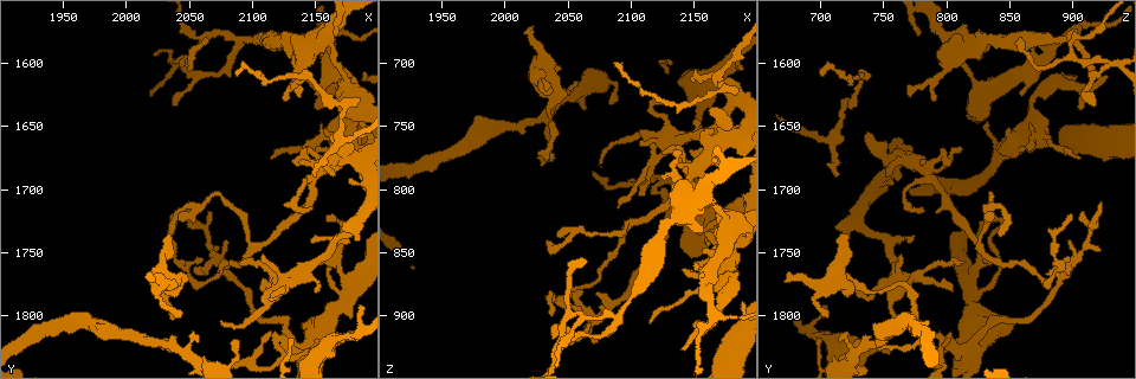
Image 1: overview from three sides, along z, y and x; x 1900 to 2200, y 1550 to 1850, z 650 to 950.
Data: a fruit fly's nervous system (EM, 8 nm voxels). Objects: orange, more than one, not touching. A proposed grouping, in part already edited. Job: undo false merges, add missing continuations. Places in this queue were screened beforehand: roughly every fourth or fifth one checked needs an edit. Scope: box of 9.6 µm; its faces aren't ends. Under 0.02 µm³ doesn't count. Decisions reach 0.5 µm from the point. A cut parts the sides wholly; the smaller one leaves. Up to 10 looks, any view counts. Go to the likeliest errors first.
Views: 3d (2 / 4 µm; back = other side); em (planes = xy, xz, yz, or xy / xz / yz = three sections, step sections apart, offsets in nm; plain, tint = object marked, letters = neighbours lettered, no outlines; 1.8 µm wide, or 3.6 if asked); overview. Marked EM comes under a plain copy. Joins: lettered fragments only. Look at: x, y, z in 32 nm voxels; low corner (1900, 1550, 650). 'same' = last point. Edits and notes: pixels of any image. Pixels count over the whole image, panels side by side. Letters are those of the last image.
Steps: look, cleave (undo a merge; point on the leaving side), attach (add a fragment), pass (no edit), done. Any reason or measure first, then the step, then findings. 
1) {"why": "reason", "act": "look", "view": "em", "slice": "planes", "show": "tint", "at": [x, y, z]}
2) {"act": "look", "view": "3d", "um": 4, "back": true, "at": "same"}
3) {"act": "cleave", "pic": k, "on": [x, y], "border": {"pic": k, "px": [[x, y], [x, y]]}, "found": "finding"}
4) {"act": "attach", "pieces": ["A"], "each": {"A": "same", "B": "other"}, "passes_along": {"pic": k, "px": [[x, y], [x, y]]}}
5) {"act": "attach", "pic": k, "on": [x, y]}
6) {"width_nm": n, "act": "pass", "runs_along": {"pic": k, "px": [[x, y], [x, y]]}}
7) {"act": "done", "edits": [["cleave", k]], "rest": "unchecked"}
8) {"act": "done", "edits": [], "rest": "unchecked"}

{"why": "four or more arms meet", "act": "look", "view": "em", "um": 3.6, "slice": "planes", "show": "letters", "at": [2072, 1758, 900]}

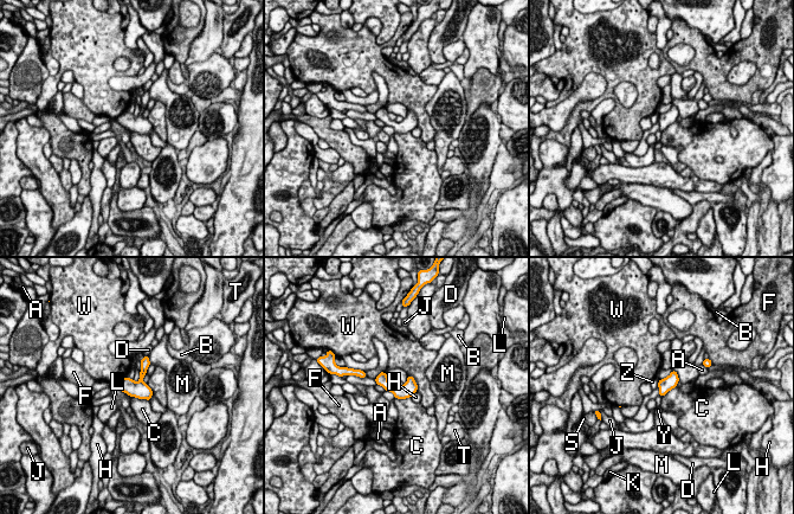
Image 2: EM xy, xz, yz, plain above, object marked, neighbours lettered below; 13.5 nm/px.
{"width_nm": 190, "longest_contact_nm": ["C", 260], "act": "pass", "each": {"A": "other", "B": "other", "C": "other", "D": "other", "F": "other", "H": "other", "J": "other", "K": "other", "L": "other", "M": "other", "S": "other", "T": "other", "W": "other", "Y": "other", "Z": "other"}, "found": "continuous, no second neuron"}

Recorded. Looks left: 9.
{"why": "a fork", "act": "look", "view": "em", "slice": "xz", "step": 16, "show": "tint", "at": [2172, 1672, 764]}

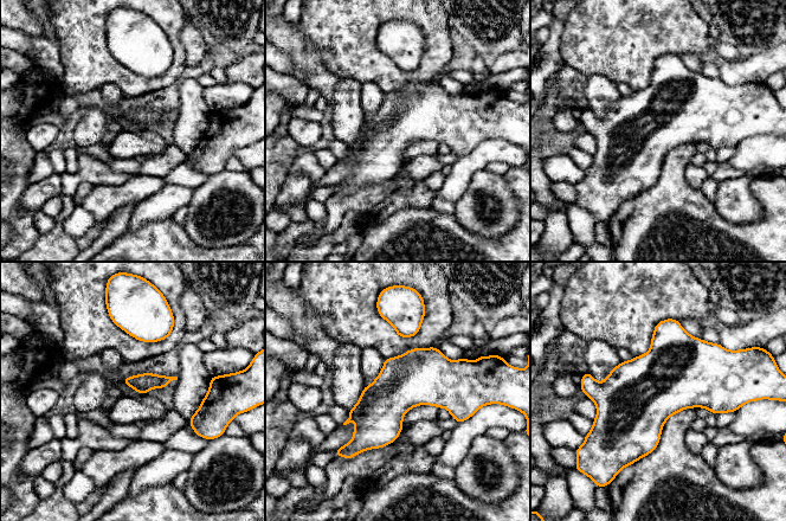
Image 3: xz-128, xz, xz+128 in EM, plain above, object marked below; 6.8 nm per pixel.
{"act": "look", "view": "em", "slice": "xz", "step": 16, "show": "letters", "at": "same"}

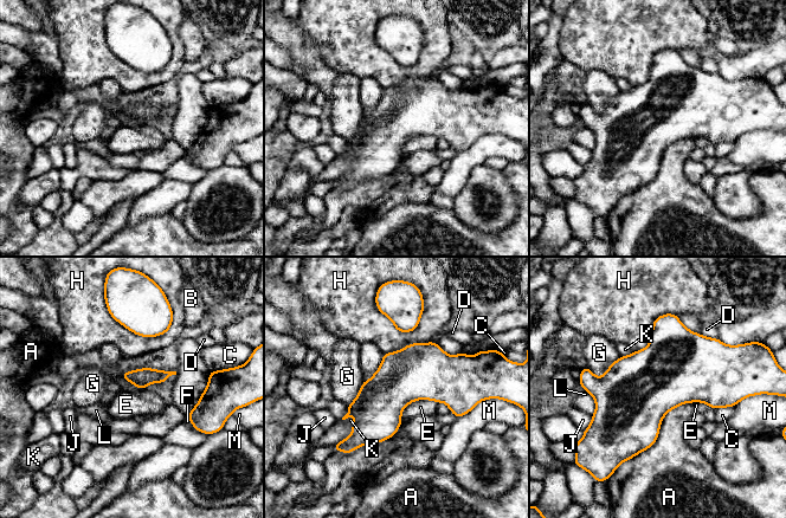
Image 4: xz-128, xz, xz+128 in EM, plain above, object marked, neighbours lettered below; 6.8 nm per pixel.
{"act": "pass", "each": {"A": "other", "B": "other", "C": "other", "D": "other", "E": "other", "F": "other", "G": "other", "H": "other", "J": "other", "K": "other", "L": "other", "M": "other"}, "found": "continuous, no second neuron"}

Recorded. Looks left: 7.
{"act": "look", "view": "3d", "um": 2, "at": [2124, 1832, 794]}

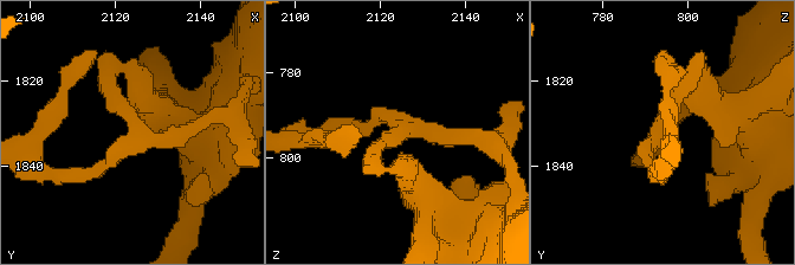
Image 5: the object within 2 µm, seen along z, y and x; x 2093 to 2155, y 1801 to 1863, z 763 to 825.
{"act": "look", "view": "em", "um": 3.6, "slice": "yz", "step": 4, "show": "letters", "at": [2124, 1830, 795]}

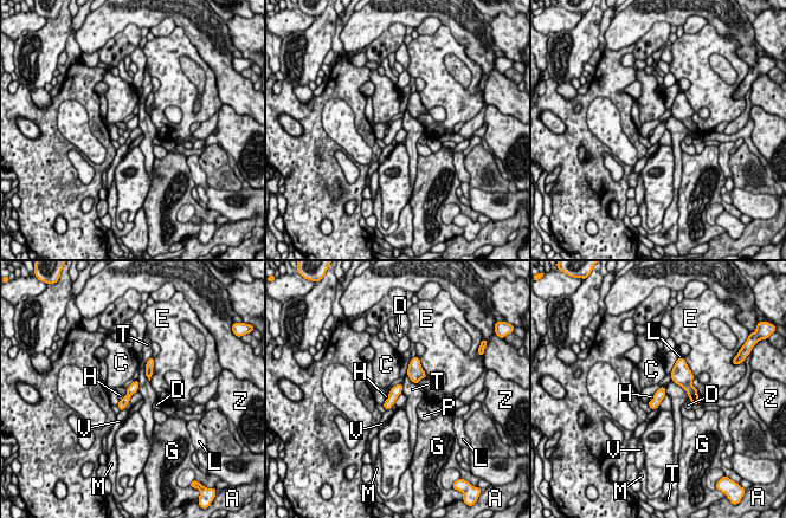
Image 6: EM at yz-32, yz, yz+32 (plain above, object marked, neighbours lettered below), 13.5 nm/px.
{"act": "pass", "each": {"A": "other", "C": "other", "D": "other", "E": "other", "G": "other", "H": "other", "L": "other", "M": "other", "P": "other", "T": "other", "V": "other", "Z": "other"}, "runs_along": {"pic": 6, "px": [[135, 384], [121, 407]]}, "found": "one neuron here"}

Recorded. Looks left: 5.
{"why": "an open end", "act": "look", "view": "em", "slice": "xy", "step": 8, "show": "letters", "at": [2034, 1736, 718]}

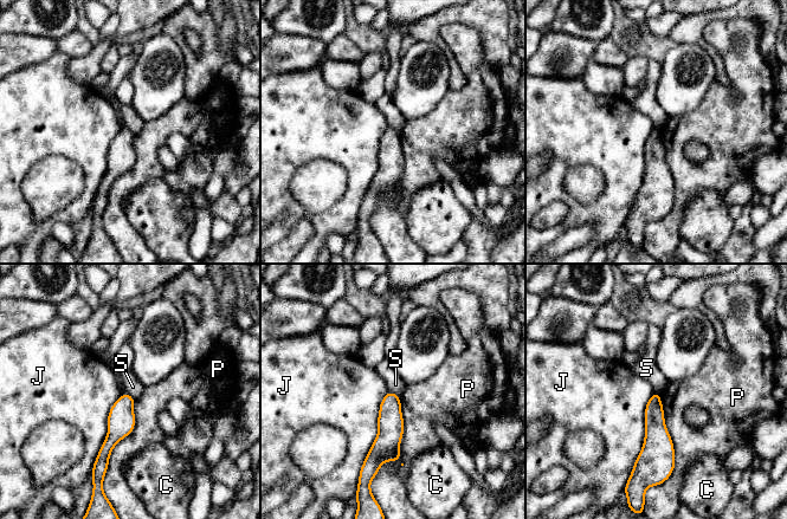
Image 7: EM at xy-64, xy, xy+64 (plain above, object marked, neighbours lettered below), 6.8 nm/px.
{"act": "pass", "each": {"C": "other", "J": "other", "P": "other", "S": "other"}, "runs_along": {"pic": 7, "px": [[389, 395], [389, 435], [375, 465]]}, "found": "no lettered fragment goes on from it"}

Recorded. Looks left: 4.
{"act": "done", "edits": [], "rest": "unchecked"}

